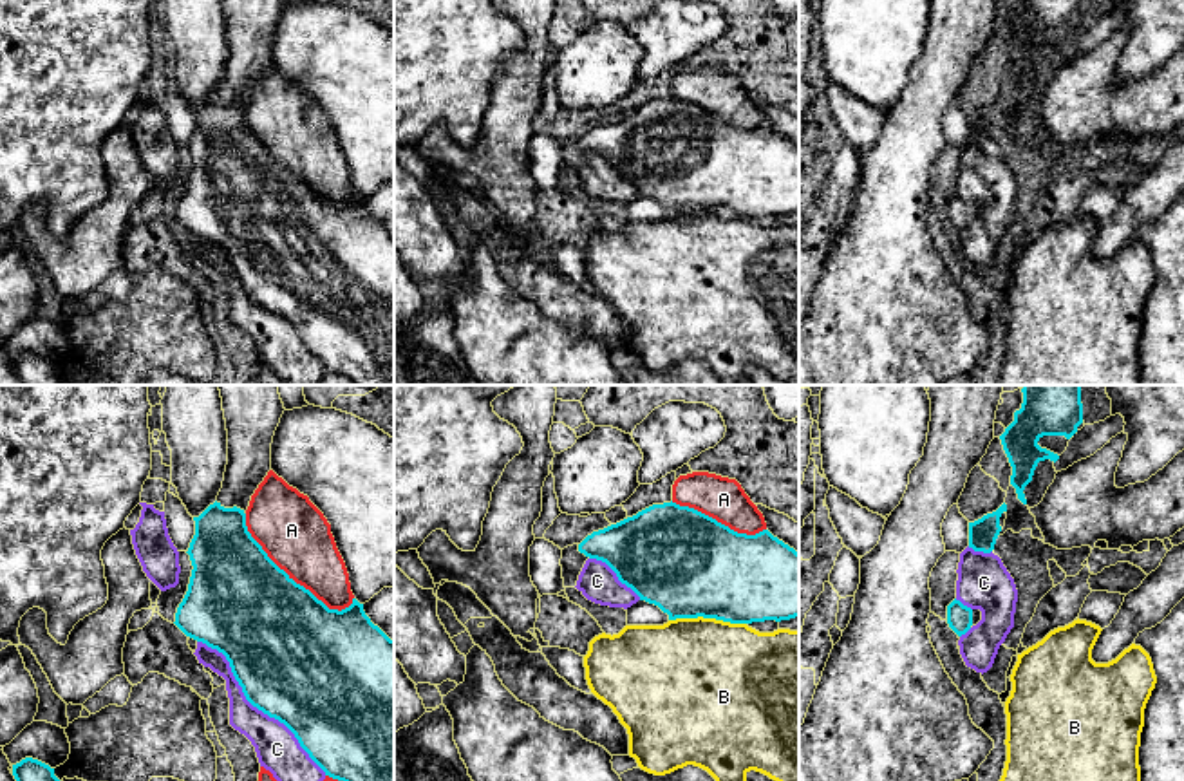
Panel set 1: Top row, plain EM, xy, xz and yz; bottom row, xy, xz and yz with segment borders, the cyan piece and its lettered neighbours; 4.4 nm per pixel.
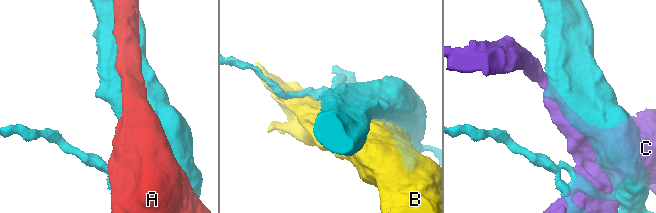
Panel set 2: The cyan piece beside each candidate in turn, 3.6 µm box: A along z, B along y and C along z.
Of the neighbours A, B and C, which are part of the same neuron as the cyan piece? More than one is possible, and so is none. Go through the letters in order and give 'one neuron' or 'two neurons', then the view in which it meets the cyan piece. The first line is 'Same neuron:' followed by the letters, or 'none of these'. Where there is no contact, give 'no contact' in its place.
Same neuron: none of these
A: two neurons; contact in xy
B: two neurons; contact in xz
C: two neurons; contact in xy

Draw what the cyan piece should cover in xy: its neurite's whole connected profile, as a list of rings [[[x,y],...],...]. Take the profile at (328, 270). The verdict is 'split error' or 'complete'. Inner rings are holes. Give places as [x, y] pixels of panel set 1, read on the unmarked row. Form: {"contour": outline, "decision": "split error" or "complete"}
{"contour": [[[221,98],[210,99],[195,116],[195,130],[190,137],[188,150],[192,155],[192,172],[188,186],[175,208],[175,221],[190,233],[217,244],[230,257],[231,268],[246,295],[268,309],[269,313],[284,318],[298,334],[300,342],[309,353],[325,367],[325,371],[343,376],[352,385],[394,385],[394,235],[390,235],[363,206],[363,199],[352,193],[352,199],[342,206],[329,204],[309,184],[296,179],[284,165],[280,165],[251,132],[246,121],[244,105],[233,101],[224,103]]], "decision": "complete"}

